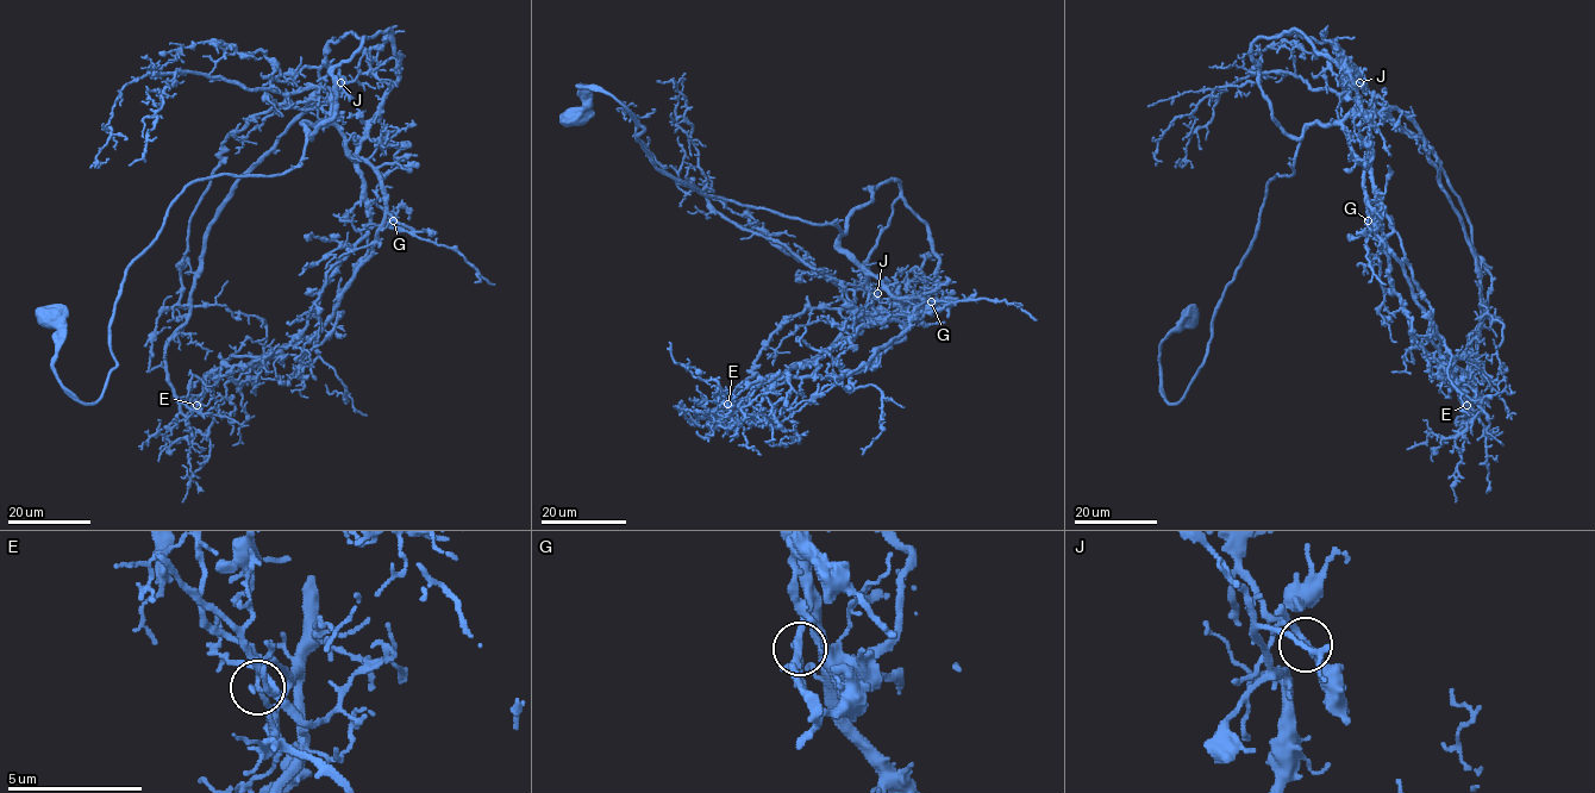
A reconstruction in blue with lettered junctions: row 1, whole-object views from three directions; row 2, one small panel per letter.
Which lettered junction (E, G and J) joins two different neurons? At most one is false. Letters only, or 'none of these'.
E

